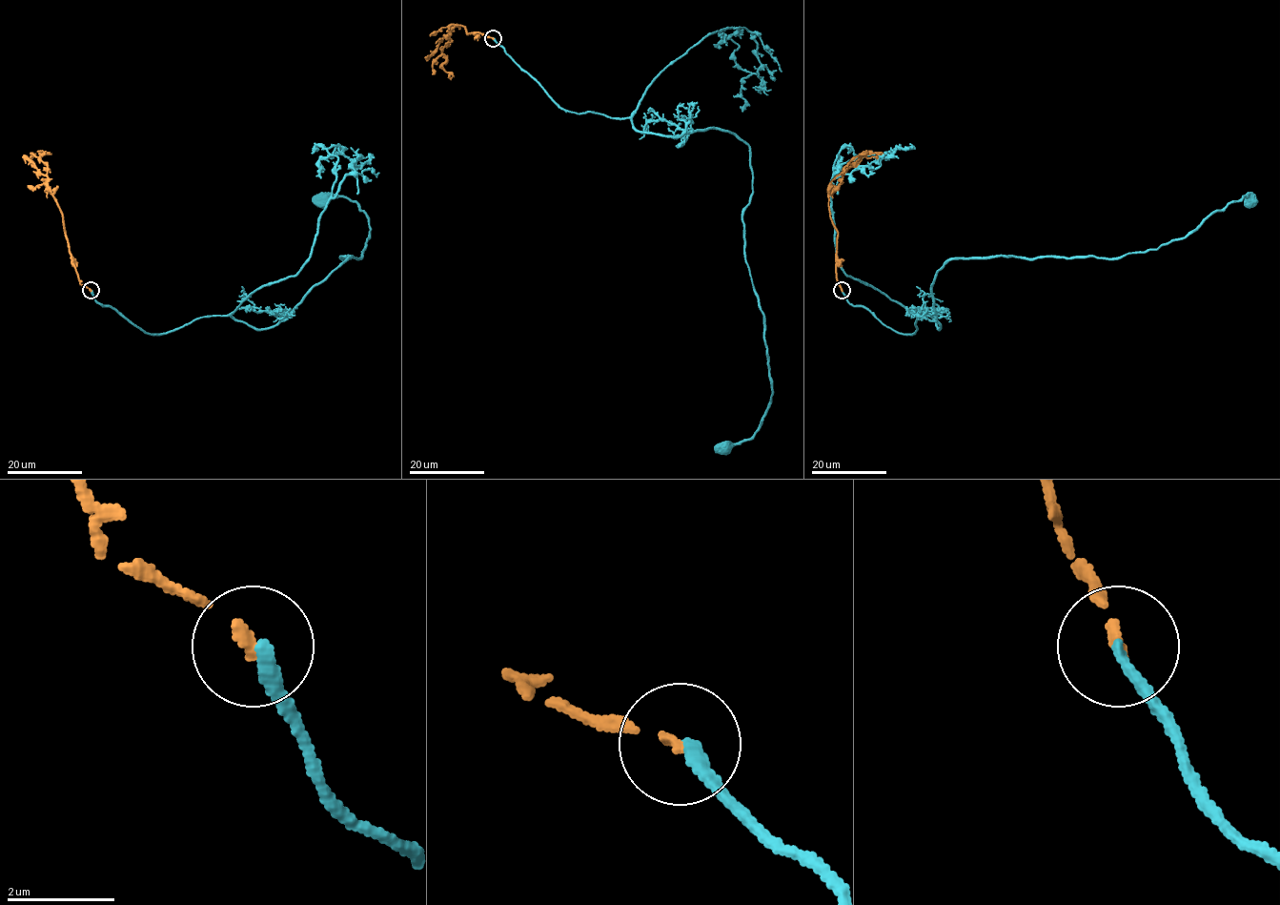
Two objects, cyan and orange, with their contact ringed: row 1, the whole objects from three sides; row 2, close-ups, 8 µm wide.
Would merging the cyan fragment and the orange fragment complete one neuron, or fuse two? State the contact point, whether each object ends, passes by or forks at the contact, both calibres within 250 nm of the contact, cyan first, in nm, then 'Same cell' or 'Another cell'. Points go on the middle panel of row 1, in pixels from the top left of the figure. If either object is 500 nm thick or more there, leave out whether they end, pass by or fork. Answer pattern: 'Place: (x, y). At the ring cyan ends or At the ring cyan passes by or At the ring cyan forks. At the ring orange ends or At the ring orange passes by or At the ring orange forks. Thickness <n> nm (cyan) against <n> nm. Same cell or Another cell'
Place: (493, 38). At the ring cyan ends. At the ring orange ends. Thickness 220 nm (cyan) against 160 nm. Another cell

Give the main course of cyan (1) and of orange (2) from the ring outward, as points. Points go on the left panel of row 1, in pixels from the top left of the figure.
1: (91, 290), (147, 333), (210, 316), (273, 327), (364, 250), (355, 202), (321, 200)
2: (91, 290), (78, 278), (62, 212), (48, 182), (47, 166), (41, 161), (43, 154), (40, 154), (51, 154)

